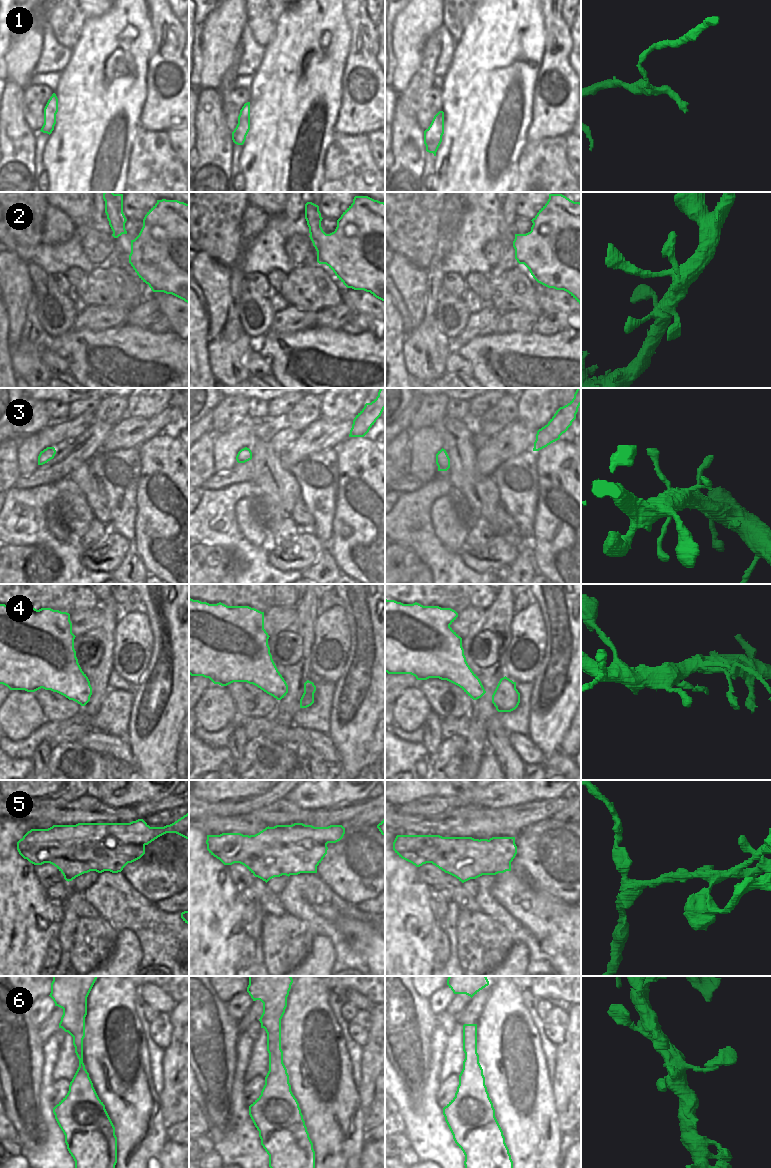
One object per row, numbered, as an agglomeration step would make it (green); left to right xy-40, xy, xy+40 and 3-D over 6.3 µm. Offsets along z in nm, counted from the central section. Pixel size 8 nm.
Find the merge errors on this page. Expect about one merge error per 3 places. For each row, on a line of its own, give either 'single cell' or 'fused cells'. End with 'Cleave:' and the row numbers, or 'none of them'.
1: single cell
2: single cell
3: single cell
4: single cell
5: fused cells
6: single cell
Cleave: 5

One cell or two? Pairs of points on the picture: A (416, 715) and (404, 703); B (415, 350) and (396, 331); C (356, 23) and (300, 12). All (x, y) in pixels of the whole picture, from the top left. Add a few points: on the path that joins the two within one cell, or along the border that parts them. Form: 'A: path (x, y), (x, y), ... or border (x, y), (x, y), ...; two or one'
A: path (413, 712), (407, 706); one
B: border (406, 337), (403, 343), (405, 364); two
C: border (343, 10), (349, 28), (350, 44); two

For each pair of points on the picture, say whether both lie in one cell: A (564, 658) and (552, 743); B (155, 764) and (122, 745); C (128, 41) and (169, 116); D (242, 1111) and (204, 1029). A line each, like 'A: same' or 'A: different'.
A: same
B: different
C: different
D: different

